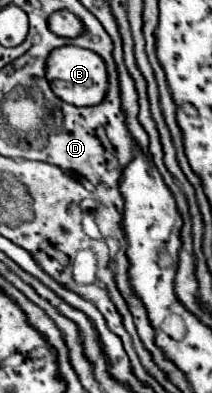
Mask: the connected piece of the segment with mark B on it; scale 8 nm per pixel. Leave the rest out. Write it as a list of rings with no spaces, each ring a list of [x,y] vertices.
[[[73,45],[59,47],[49,55],[47,79],[57,97],[61,97],[63,101],[77,105],[77,107],[99,105],[107,97],[107,89],[109,89],[109,75],[107,75],[105,61],[95,51],[83,49],[83,47],[73,47]]]

